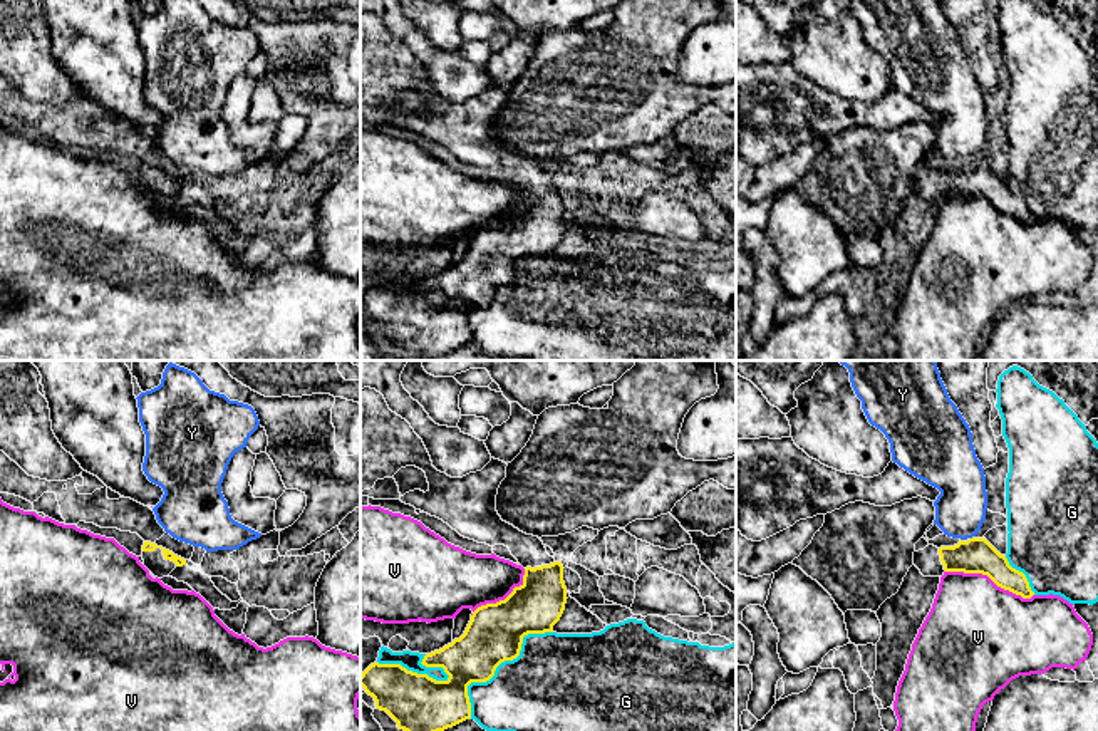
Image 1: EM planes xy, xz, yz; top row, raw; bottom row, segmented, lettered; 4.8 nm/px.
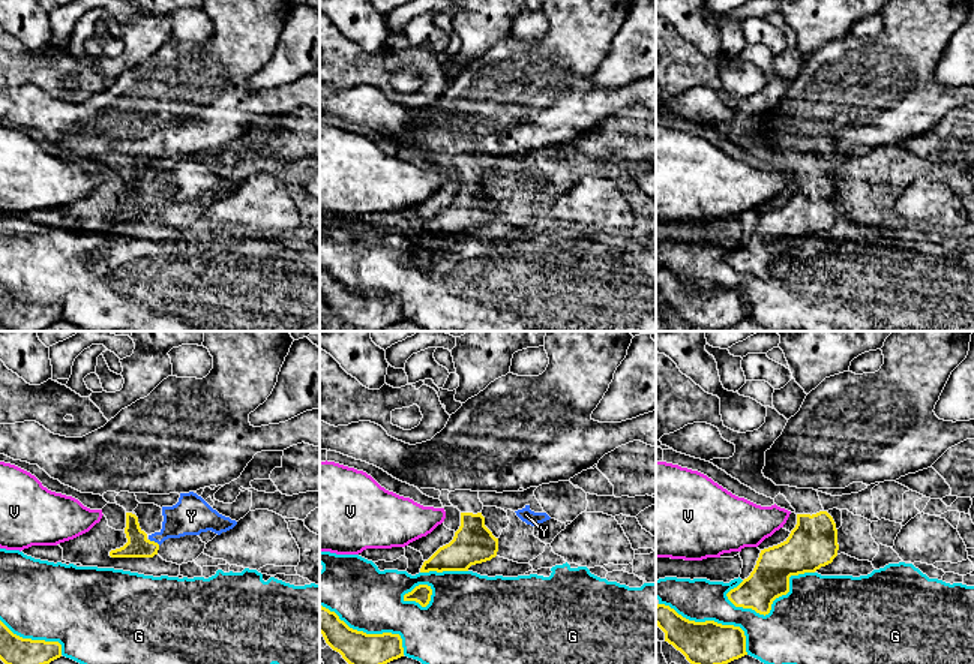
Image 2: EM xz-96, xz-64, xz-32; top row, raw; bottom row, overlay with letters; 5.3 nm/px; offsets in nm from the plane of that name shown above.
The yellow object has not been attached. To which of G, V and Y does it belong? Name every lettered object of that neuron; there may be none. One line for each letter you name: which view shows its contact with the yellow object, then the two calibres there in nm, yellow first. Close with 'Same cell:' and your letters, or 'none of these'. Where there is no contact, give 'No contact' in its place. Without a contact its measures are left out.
Same cell: none of these

